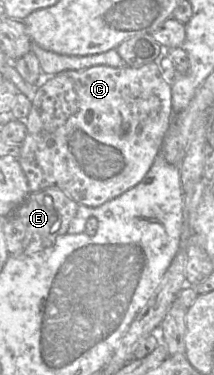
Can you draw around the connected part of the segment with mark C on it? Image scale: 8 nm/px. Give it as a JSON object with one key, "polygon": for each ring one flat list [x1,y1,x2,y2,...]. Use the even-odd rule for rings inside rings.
{"polygon":[[154,62,139,68,128,66,117,68,110,66,93,66,84,70,65,71,56,74,43,86,37,88,36,95,31,102,30,112,24,120,27,133,25,139,20,144,20,154,17,158,27,178,30,193,55,187,64,191,78,205,89,207,98,207,118,197,143,180,161,150,173,117,171,85,163,78,158,66]]}

